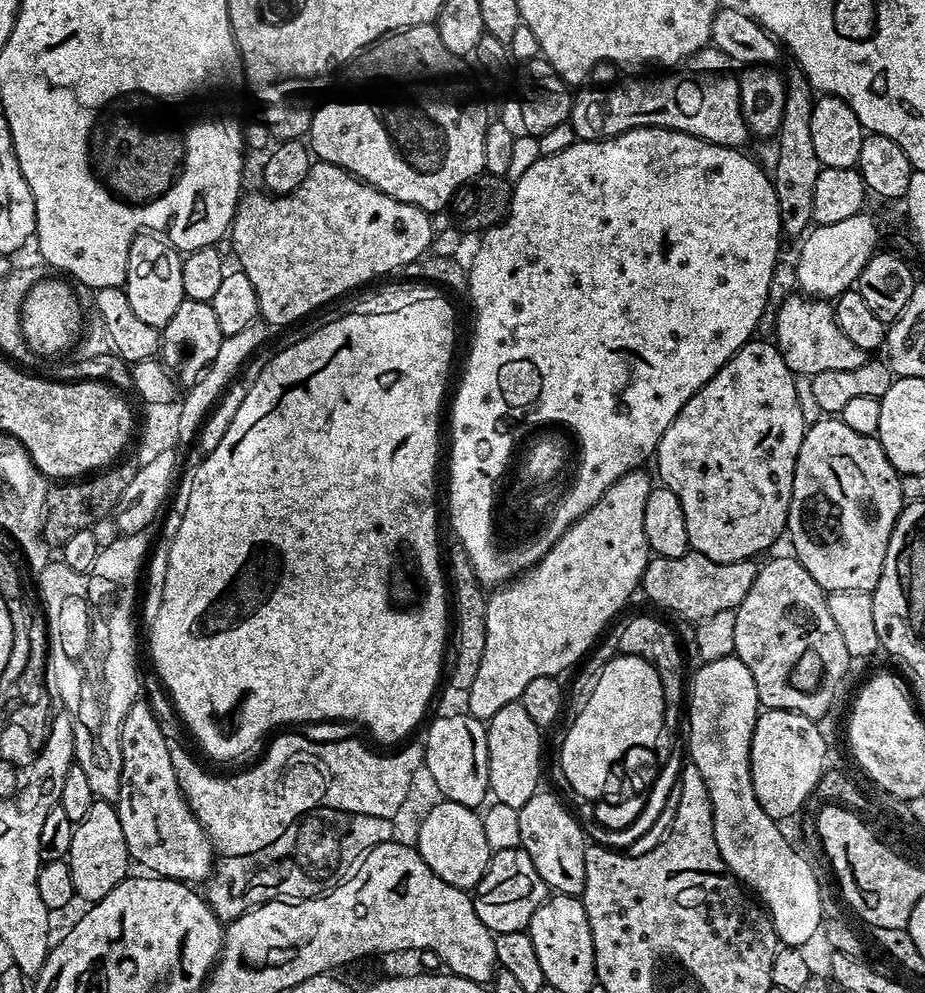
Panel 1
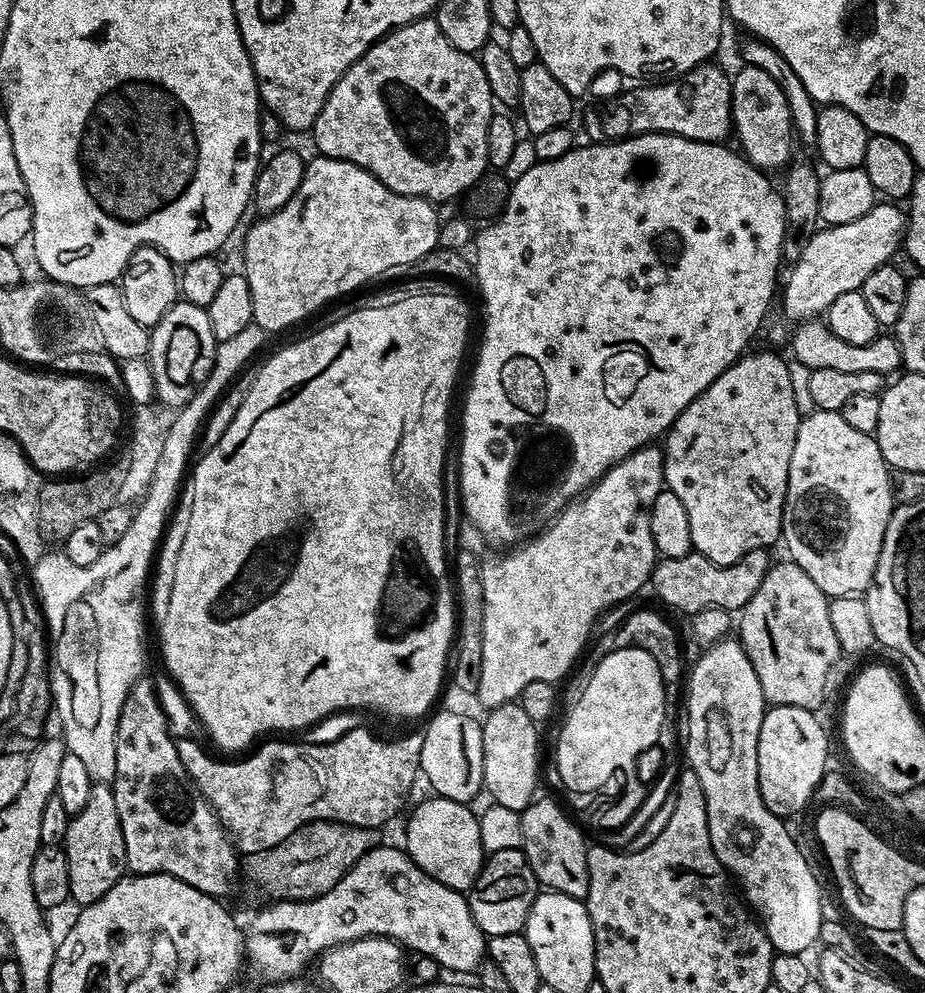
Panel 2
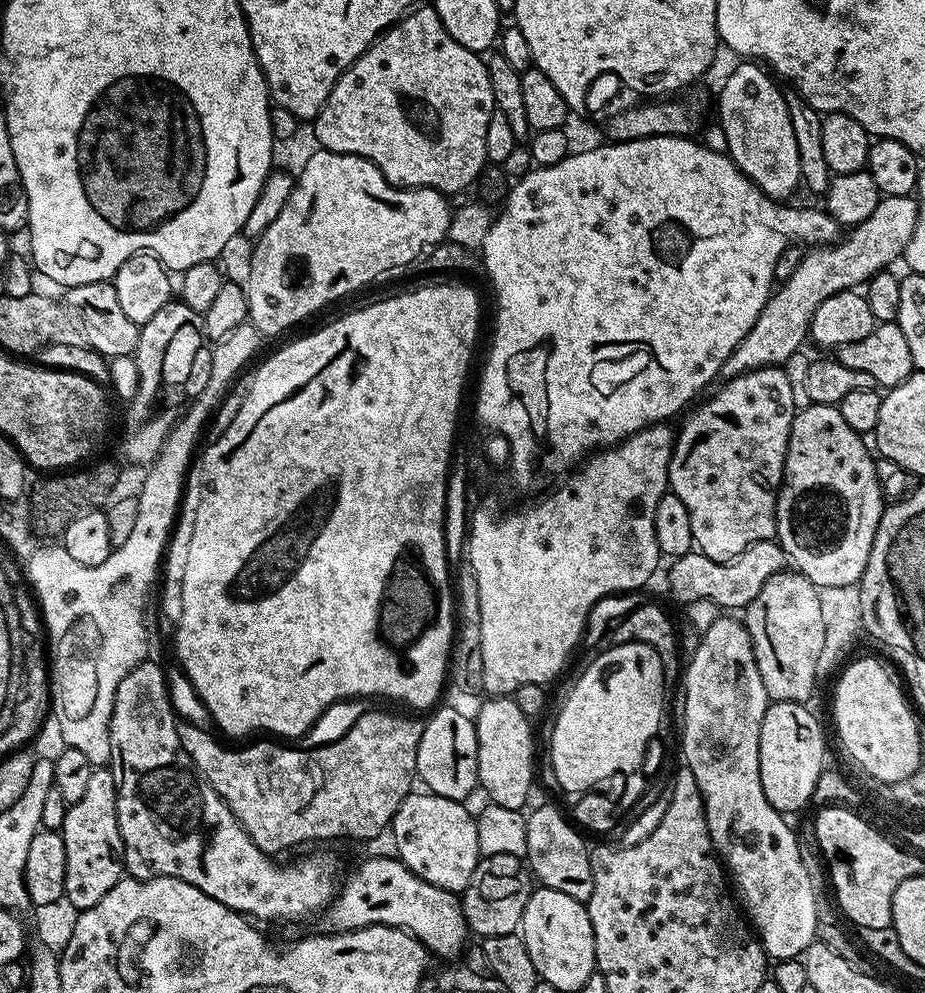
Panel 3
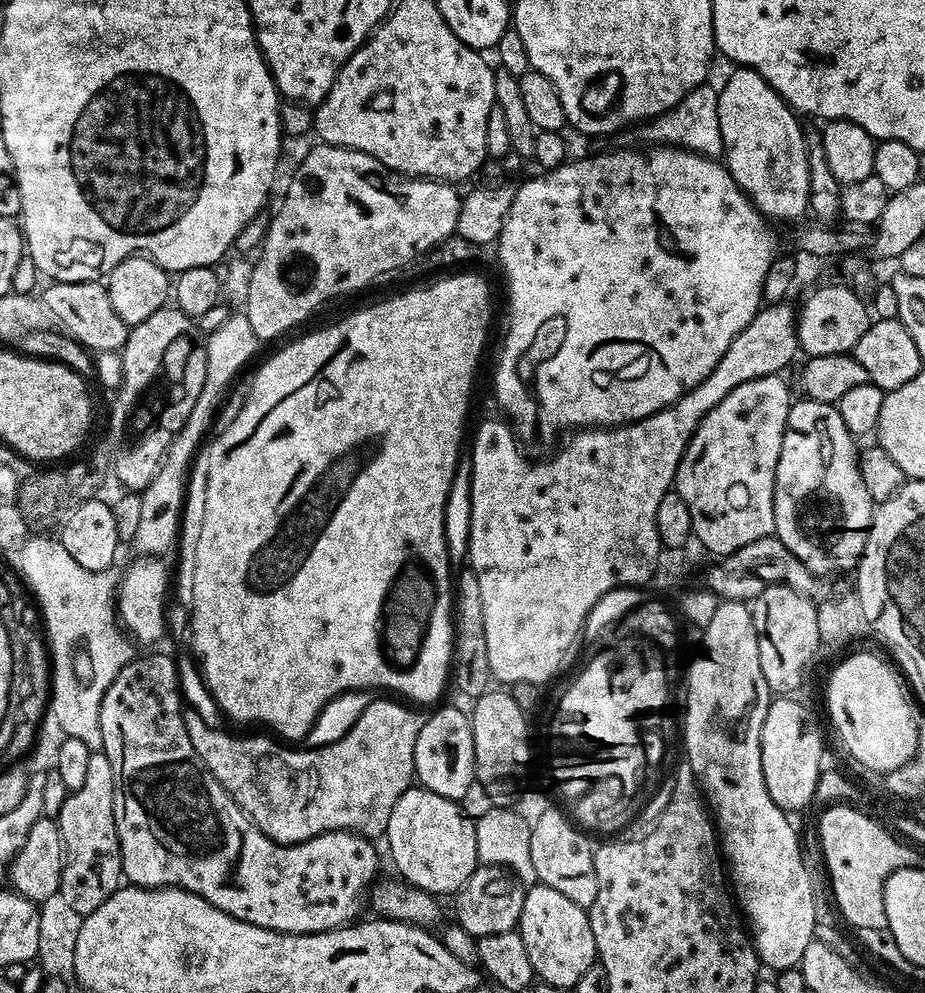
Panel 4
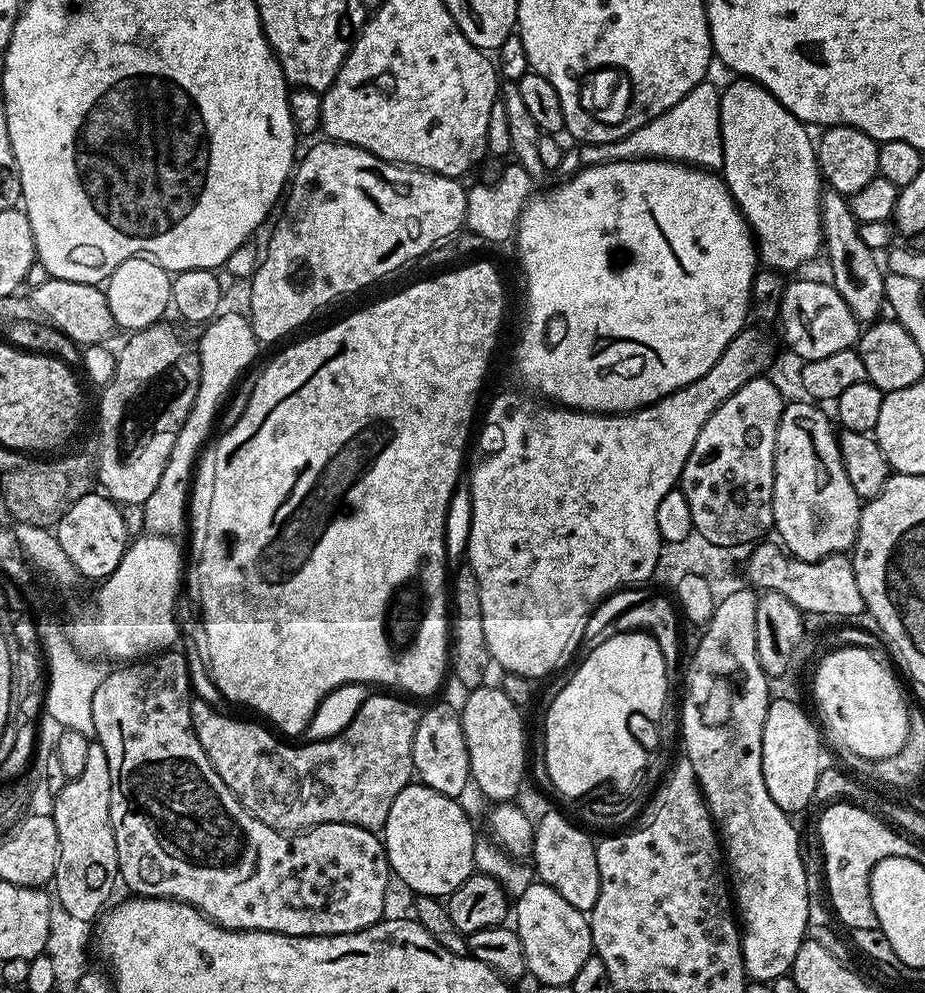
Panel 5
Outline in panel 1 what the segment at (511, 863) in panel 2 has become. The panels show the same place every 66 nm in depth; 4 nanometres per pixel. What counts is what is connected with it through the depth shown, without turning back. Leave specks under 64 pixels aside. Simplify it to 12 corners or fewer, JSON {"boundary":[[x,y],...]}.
{"boundary":[[522,847],[492,853],[472,905],[494,934],[527,929],[549,895]]}

